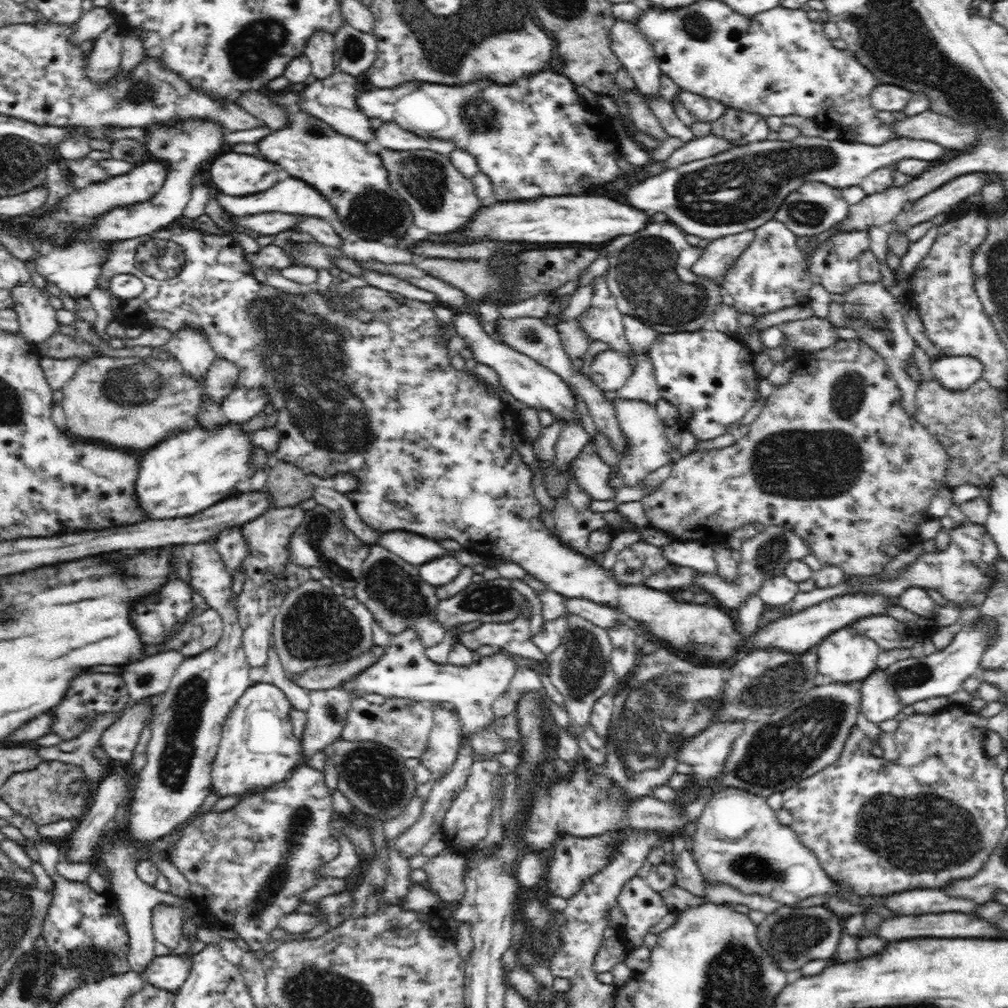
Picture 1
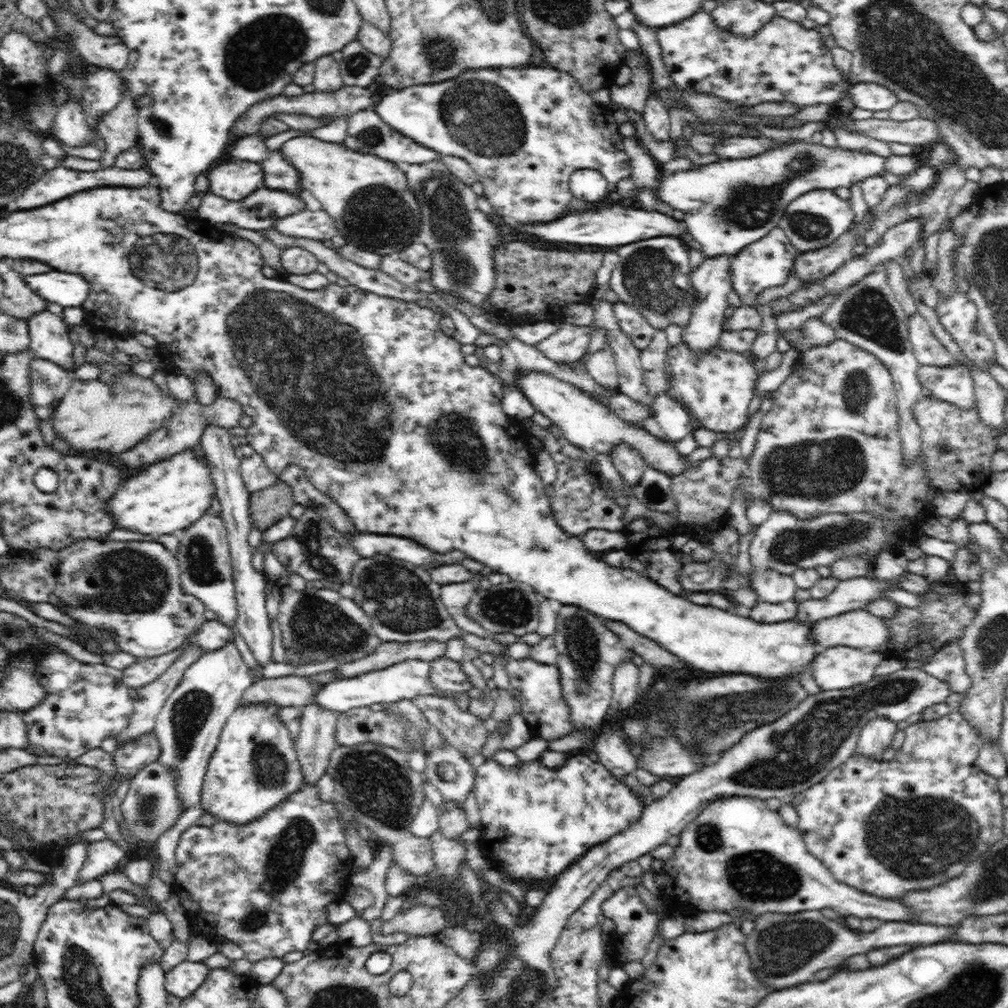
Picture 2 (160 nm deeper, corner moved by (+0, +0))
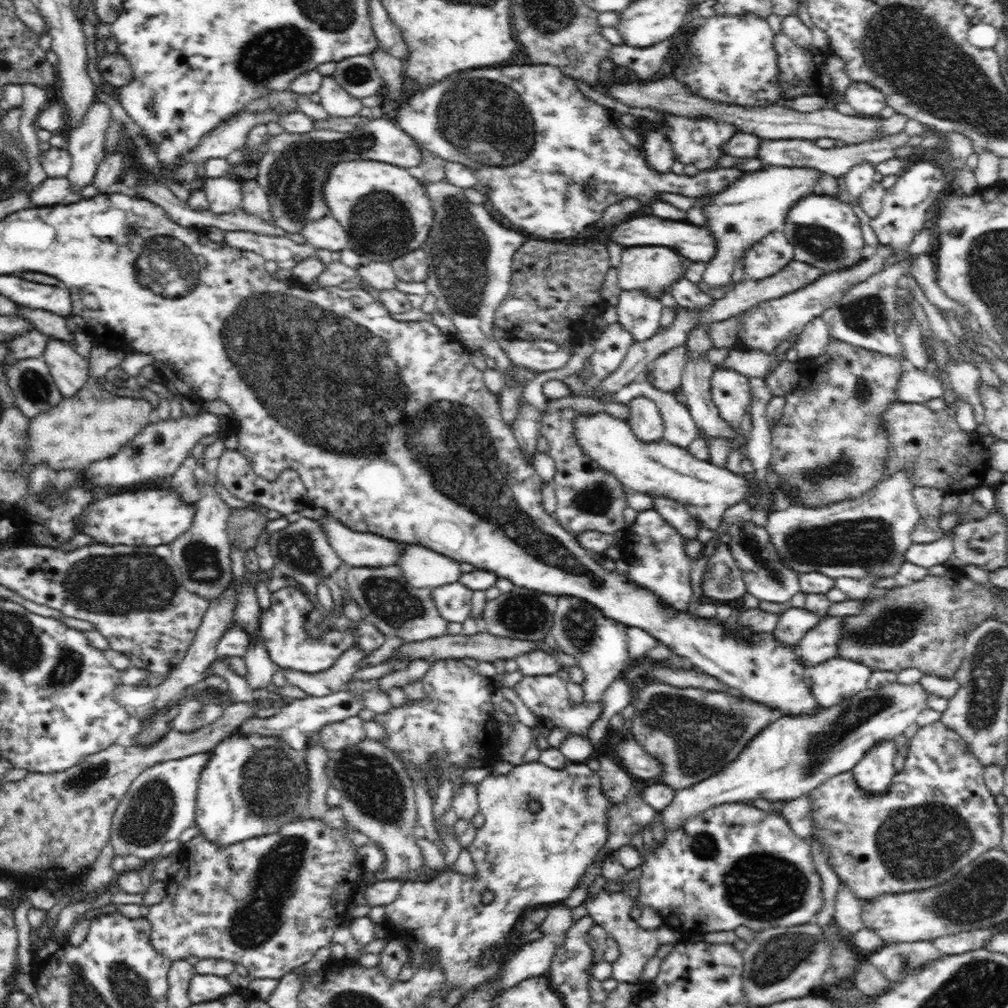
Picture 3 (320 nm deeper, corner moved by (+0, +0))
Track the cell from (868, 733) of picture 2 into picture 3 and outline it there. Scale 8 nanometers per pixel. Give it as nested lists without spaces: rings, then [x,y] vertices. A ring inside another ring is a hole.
[[[884,740],[864,754],[860,762],[851,770],[858,788],[869,794],[884,794],[892,784],[896,768],[892,764],[897,750],[893,740]]]

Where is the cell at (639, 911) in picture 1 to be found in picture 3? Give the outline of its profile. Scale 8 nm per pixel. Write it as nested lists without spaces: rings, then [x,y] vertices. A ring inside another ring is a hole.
[[[600,889],[594,898],[585,900],[586,910],[588,915],[594,920],[595,924],[604,928],[610,938],[613,938],[618,943],[620,949],[620,956],[616,962],[613,962],[613,973],[611,977],[620,982],[630,982],[639,984],[641,982],[640,976],[644,972],[646,962],[652,958],[656,952],[659,951],[662,944],[674,944],[682,942],[680,939],[680,932],[675,927],[668,925],[660,926],[657,929],[646,930],[638,926],[637,921],[630,917],[630,912],[634,908],[634,902],[627,894],[627,890],[618,892],[606,891]]]

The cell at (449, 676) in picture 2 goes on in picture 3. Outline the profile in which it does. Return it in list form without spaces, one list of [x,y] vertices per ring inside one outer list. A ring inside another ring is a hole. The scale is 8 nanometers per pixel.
[[[444,659],[434,661],[432,664],[429,664],[429,670],[422,682],[425,692],[425,697],[423,699],[417,701],[408,700],[402,706],[393,706],[388,712],[386,712],[386,714],[375,715],[373,720],[386,730],[383,745],[386,748],[389,748],[402,763],[404,760],[407,760],[410,764],[414,764],[414,766],[416,766],[416,772],[423,777],[423,787],[430,791],[430,783],[428,783],[428,779],[424,777],[425,775],[440,775],[443,770],[446,770],[446,766],[448,766],[448,764],[456,764],[456,766],[461,767],[462,770],[465,770],[466,766],[469,766],[469,768],[480,768],[483,765],[489,764],[489,762],[498,756],[501,745],[499,742],[498,731],[499,721],[496,719],[496,710],[494,709],[494,704],[490,701],[490,696],[492,696],[492,692],[494,692],[495,689],[499,688],[499,685],[497,685],[492,679],[480,677],[474,669],[469,668],[466,664],[462,663],[461,659]],[[432,754],[437,754],[437,756],[439,756],[439,763],[436,766],[436,772],[434,772],[434,774],[424,774],[426,764],[428,764],[428,760],[430,760],[430,756],[432,756]]]

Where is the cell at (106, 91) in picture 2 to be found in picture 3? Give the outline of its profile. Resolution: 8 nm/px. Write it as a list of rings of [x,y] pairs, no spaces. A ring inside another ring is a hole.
[[[97,96],[86,110],[83,122],[68,136],[68,151],[71,154],[71,169],[67,179],[72,186],[76,201],[80,200],[84,188],[90,186],[94,174],[104,158],[105,131],[111,121],[110,109],[99,102]]]

